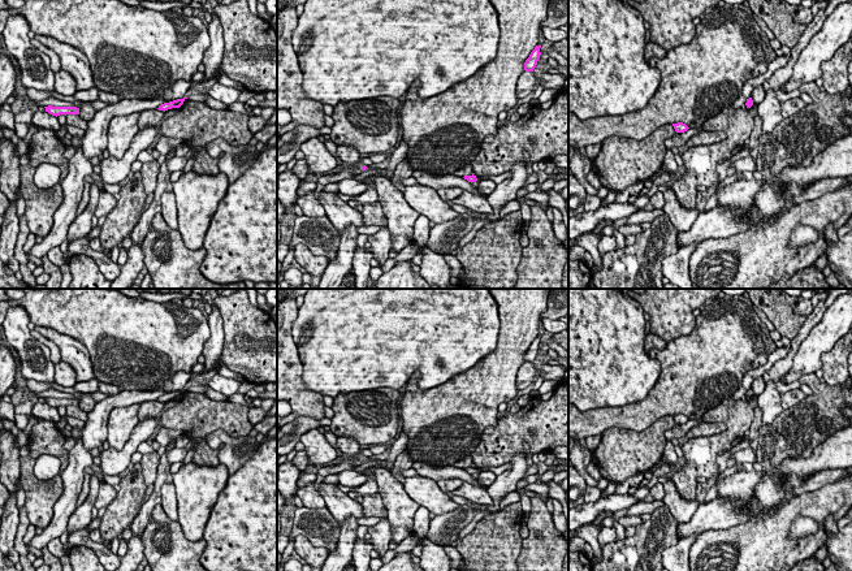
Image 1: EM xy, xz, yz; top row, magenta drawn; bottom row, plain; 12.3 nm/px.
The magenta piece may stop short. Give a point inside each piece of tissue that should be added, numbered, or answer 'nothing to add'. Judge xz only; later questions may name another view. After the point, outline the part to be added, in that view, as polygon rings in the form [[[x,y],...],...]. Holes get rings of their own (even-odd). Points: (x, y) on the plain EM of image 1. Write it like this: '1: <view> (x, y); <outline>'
nothing to add

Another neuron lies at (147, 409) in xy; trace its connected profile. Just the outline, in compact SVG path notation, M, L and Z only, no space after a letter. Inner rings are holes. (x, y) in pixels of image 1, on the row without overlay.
M147 401L140 403L138 410L139 423L148 416L156 418L164 410L164 406L165 403L159 401Z

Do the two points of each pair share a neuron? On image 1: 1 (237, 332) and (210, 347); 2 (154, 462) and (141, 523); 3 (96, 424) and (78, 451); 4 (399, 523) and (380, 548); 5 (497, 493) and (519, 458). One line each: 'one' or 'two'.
1: two
2: two
3: two
4: two
5: one

